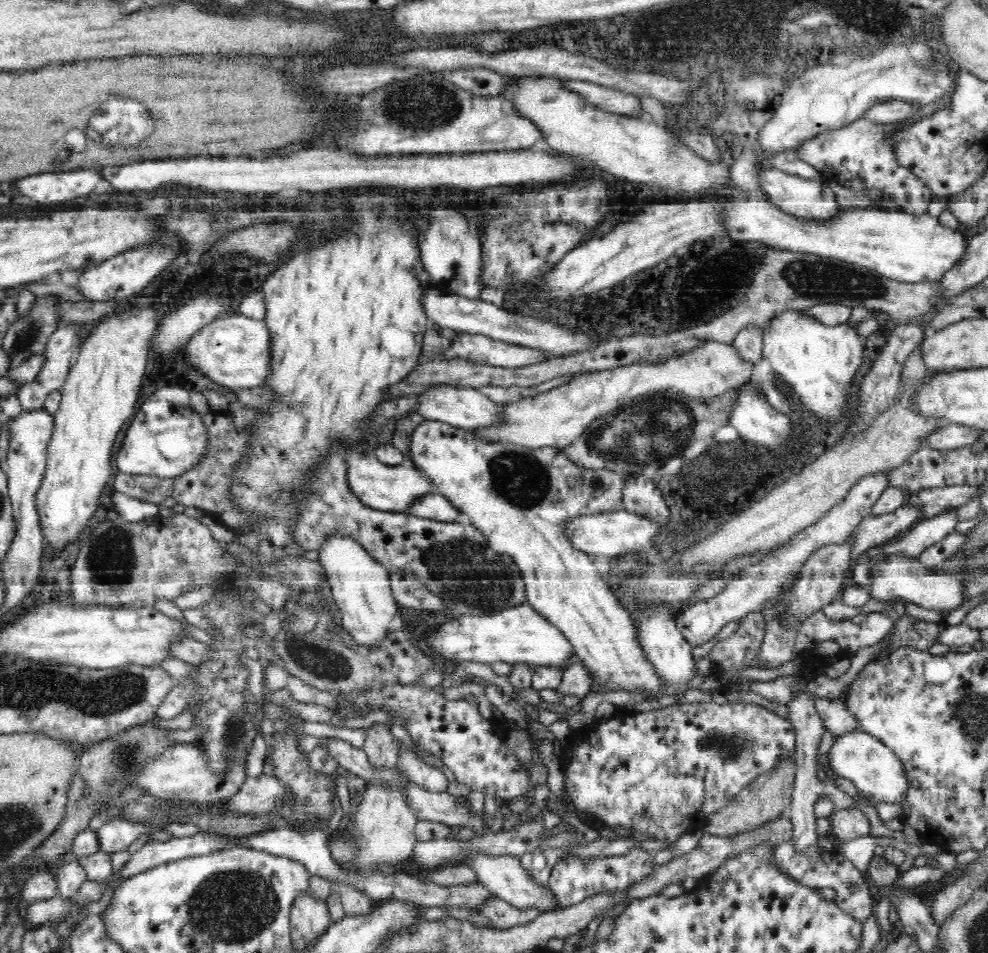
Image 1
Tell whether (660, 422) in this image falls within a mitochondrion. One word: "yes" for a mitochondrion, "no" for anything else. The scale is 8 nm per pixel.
yes

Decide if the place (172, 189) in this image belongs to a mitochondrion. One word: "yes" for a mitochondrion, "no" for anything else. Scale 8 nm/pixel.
no

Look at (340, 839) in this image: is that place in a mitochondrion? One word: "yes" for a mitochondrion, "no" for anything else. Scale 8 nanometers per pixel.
yes

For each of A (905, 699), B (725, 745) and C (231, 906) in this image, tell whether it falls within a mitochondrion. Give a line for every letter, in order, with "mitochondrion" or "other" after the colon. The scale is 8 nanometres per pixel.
A: other
B: mitochondrion
C: mitochondrion

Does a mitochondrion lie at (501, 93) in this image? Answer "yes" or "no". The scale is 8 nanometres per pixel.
no

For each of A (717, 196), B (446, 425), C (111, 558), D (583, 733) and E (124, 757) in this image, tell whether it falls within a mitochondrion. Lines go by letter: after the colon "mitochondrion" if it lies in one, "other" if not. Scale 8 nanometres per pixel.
A: other
B: other
C: mitochondrion
D: other
E: mitochondrion

